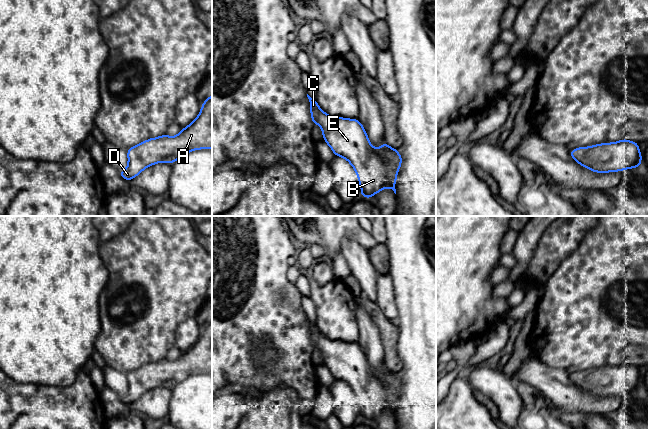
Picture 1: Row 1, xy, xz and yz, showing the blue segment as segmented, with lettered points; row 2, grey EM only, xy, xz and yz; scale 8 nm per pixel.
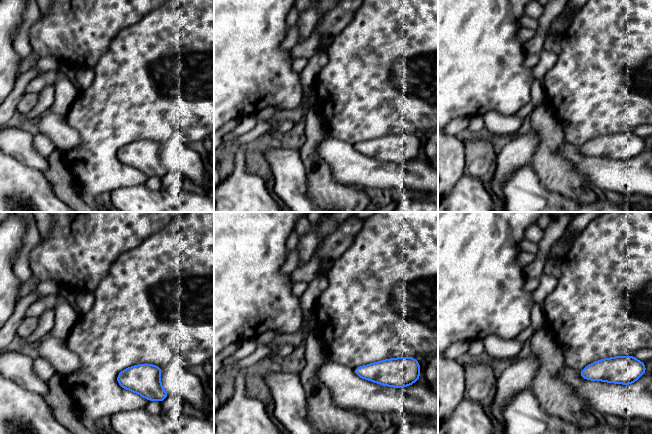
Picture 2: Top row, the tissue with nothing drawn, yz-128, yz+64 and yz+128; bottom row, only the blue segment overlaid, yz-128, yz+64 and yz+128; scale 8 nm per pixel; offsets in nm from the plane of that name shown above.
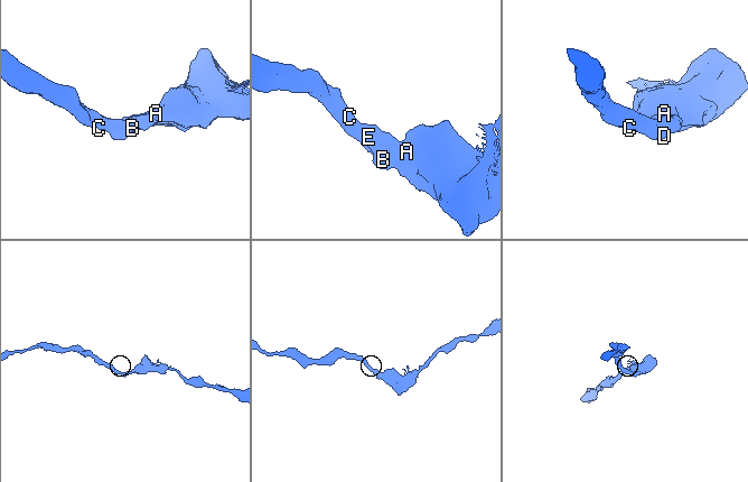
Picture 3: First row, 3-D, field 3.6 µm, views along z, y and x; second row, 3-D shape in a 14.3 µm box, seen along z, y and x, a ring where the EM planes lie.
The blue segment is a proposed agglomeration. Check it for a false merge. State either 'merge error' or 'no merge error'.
no merge error

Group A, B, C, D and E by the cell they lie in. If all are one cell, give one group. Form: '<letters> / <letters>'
A B C D E

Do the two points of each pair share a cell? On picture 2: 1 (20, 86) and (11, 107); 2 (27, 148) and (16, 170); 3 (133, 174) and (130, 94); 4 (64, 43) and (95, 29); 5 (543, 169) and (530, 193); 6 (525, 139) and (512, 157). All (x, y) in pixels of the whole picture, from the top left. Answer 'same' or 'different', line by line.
1: same
2: different
3: same
4: same
5: different
6: same

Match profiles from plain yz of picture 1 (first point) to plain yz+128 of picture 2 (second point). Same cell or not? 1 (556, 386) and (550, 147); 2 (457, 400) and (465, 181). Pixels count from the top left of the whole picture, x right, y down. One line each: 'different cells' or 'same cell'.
1: different cells
2: same cell

